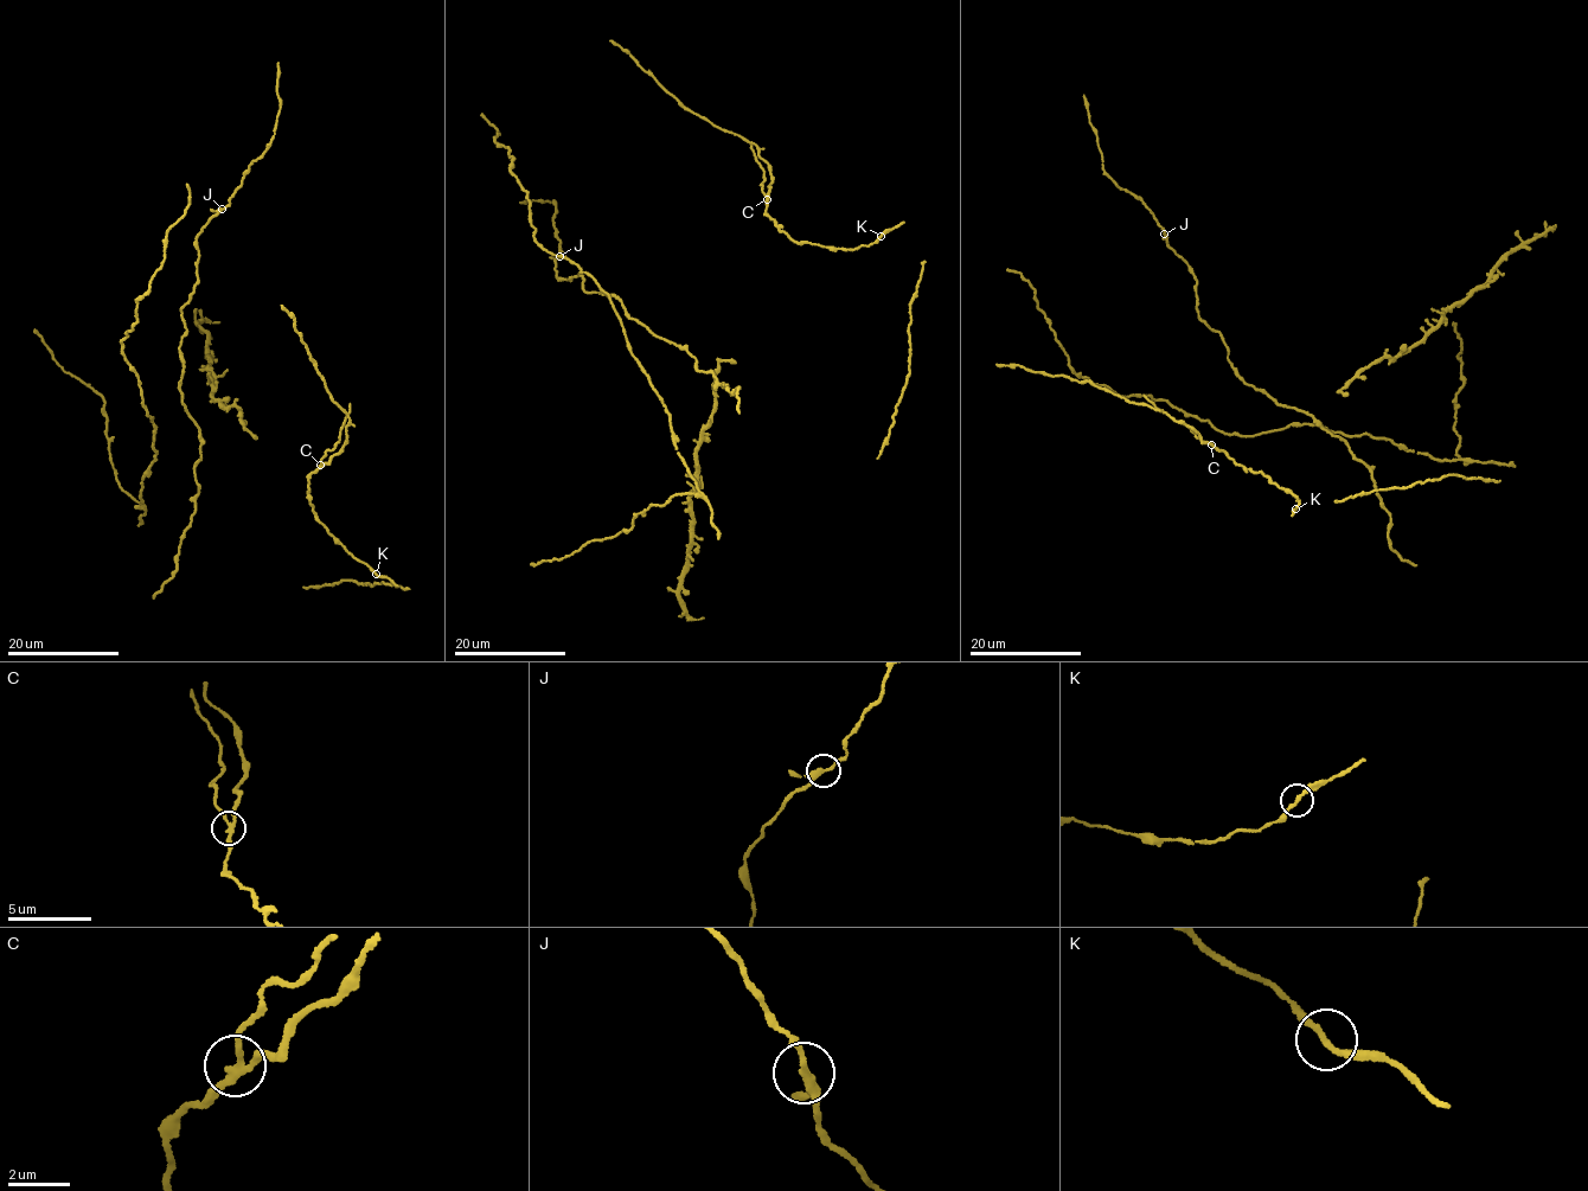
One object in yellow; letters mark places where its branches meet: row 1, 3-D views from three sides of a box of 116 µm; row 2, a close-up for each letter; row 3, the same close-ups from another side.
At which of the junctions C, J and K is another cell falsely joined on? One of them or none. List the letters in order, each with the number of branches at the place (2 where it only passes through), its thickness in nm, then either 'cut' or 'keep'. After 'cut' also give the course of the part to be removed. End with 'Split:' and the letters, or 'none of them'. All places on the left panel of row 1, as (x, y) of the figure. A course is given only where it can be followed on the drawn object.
C: branches 3; calibre 200 nm; cut; course (320, 466), (325, 452), (340, 439), (349, 403)
J: branches 3; calibre 240 nm; keep
K: branches 2; calibre 190 nm; keep
Split: C

